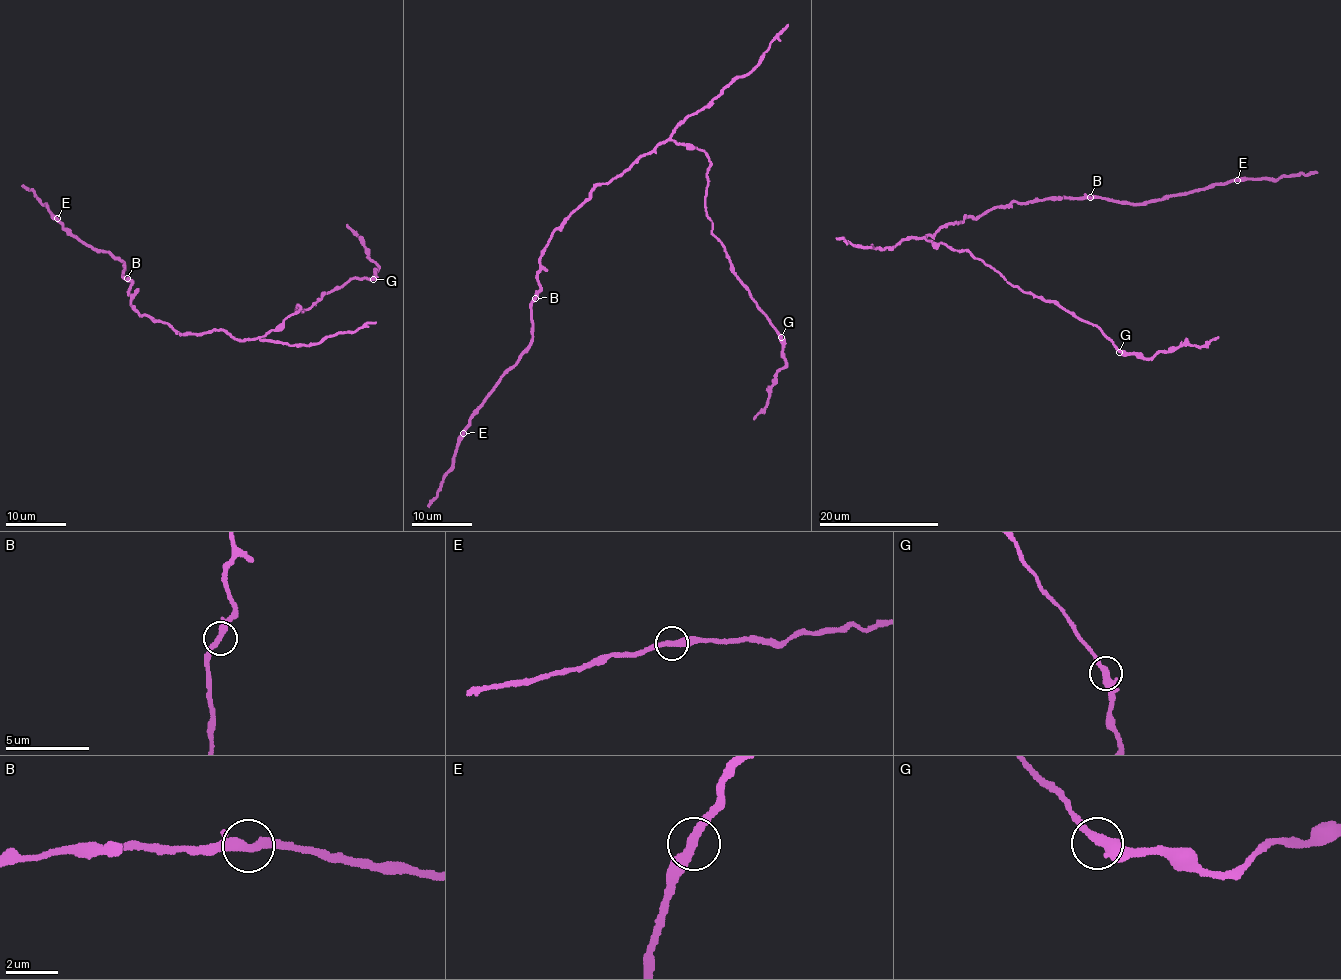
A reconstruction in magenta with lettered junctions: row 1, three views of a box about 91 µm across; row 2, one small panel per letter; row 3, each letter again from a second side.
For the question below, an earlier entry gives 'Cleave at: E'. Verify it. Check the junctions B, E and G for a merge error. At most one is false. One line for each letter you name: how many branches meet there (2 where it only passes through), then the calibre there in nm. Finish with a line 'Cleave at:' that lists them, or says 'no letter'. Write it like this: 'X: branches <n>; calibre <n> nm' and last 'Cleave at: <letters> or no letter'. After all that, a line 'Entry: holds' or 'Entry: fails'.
Cleave at: no letter
Entry: fails

